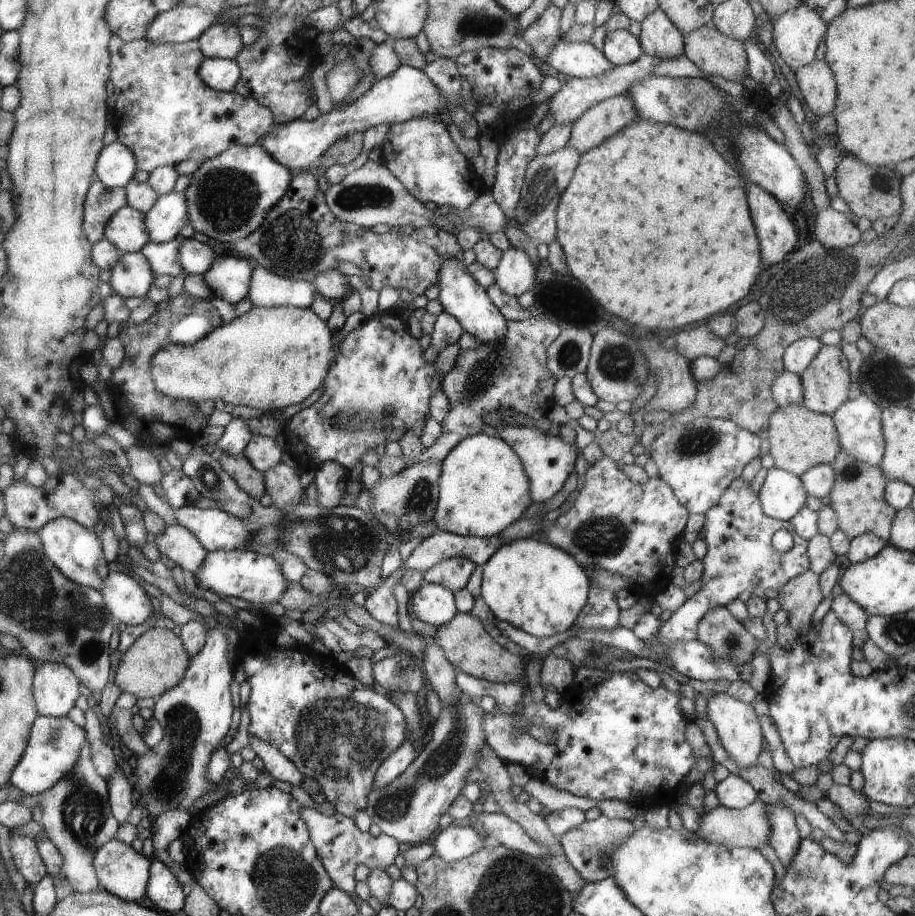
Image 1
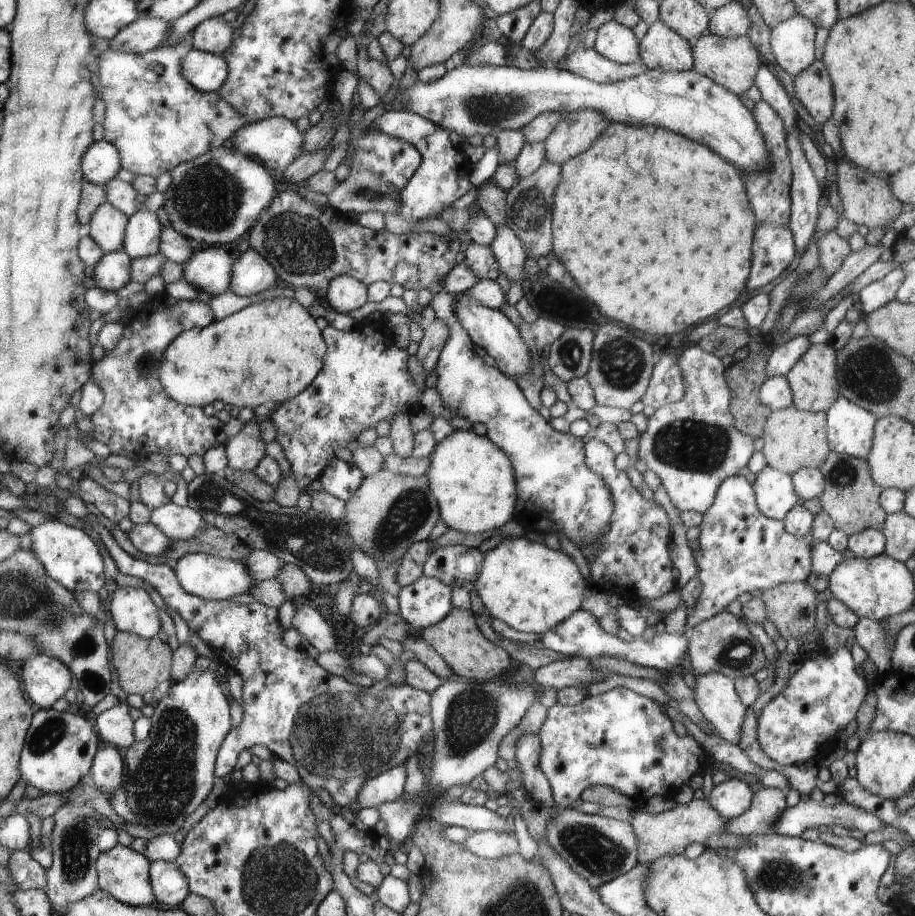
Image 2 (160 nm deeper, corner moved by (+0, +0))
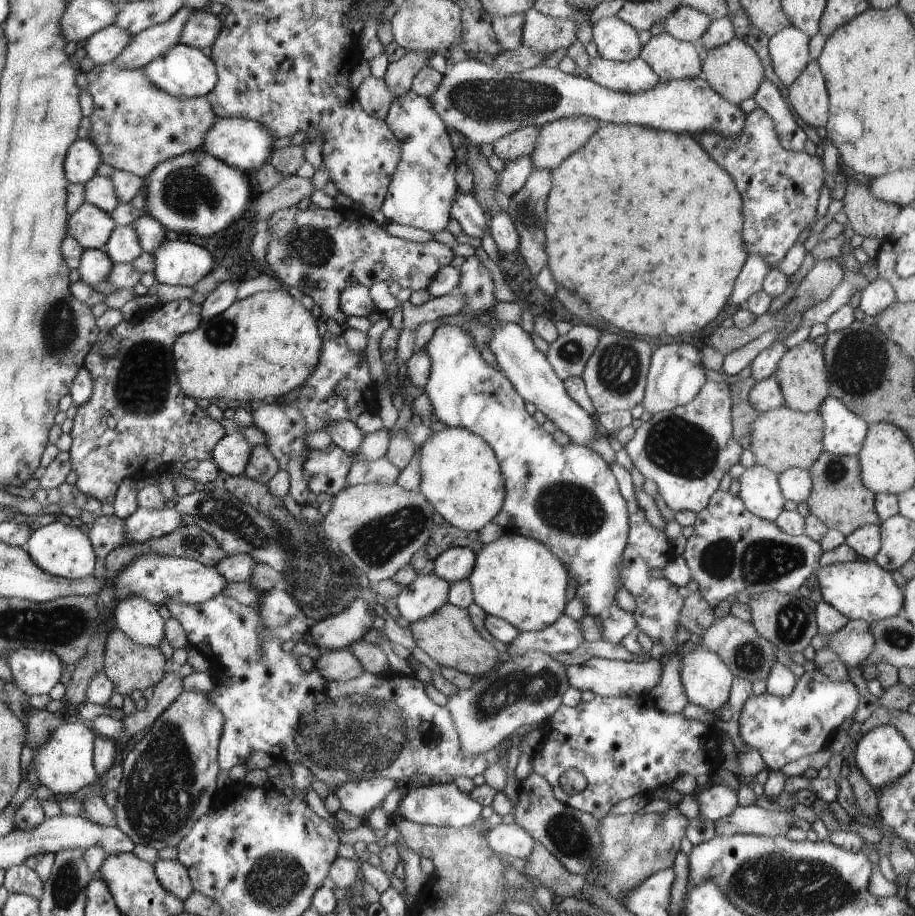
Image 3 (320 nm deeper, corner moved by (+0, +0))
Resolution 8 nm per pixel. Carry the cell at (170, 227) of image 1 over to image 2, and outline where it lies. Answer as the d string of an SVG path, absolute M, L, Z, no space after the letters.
M136 211L128 217L129 222L121 250L125 251L132 260L158 253L162 229L164 229L158 220L158 215Z

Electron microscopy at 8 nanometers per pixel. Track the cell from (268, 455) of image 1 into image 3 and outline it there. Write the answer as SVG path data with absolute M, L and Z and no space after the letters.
M240 431L226 434L213 450L212 460L218 466L220 474L241 476L244 475L252 448Z

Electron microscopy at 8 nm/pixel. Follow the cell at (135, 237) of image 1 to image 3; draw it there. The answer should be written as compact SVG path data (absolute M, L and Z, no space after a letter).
M84 203L74 215L69 218L69 236L76 238L78 244L85 250L101 249L110 240L110 234L117 228L114 220L109 213L100 210L98 206L93 206L89 203Z

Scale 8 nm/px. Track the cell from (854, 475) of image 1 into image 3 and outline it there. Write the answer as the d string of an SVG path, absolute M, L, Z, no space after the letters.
M823 451L807 470L814 486L806 504L810 514L822 520L826 528L838 530L846 538L862 526L880 524L874 507L875 493L862 483L860 458L857 455L837 456Z

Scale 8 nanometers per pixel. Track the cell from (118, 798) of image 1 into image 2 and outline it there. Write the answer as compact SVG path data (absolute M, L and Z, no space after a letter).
M101 743L97 746L97 754L93 758L90 780L102 791L110 796L114 794L123 781L125 762L123 751Z

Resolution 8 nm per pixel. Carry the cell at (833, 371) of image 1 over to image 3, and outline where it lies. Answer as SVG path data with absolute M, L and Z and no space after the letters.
M810 340L788 349L788 352L782 356L773 378L778 380L778 384L782 388L784 405L802 413L817 411L820 404L830 396L830 382L828 382L826 372L824 348L810 342Z

